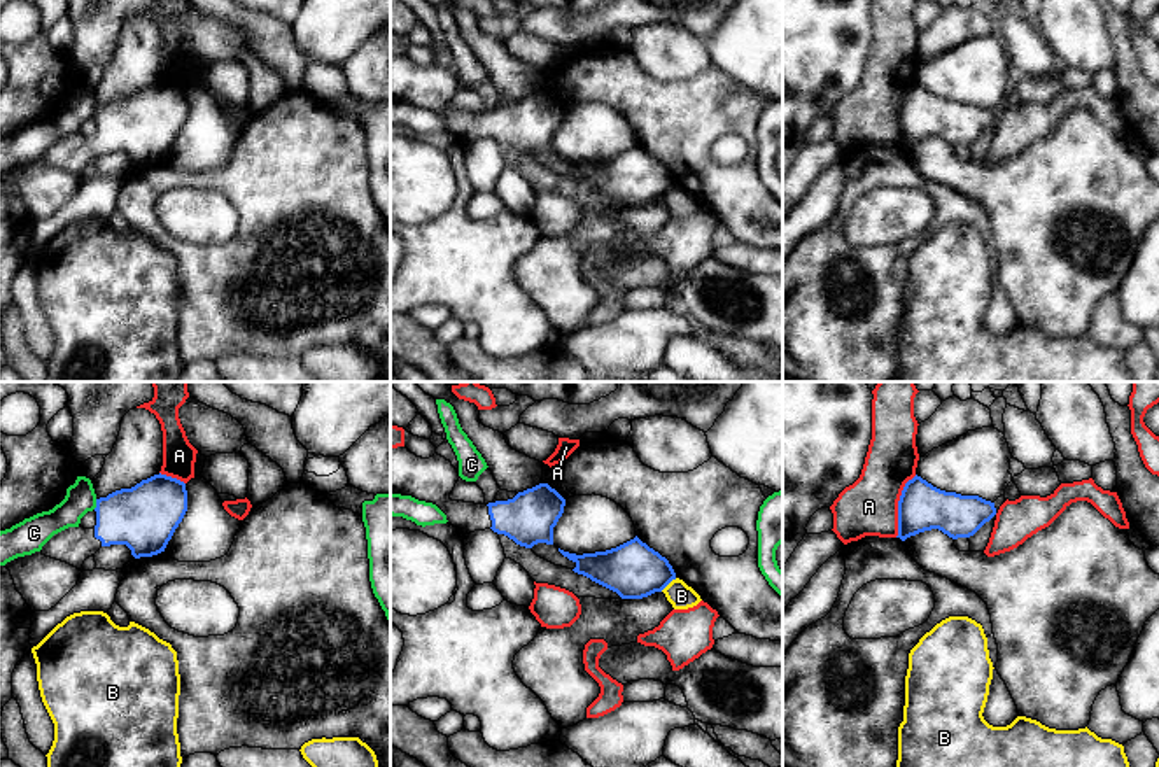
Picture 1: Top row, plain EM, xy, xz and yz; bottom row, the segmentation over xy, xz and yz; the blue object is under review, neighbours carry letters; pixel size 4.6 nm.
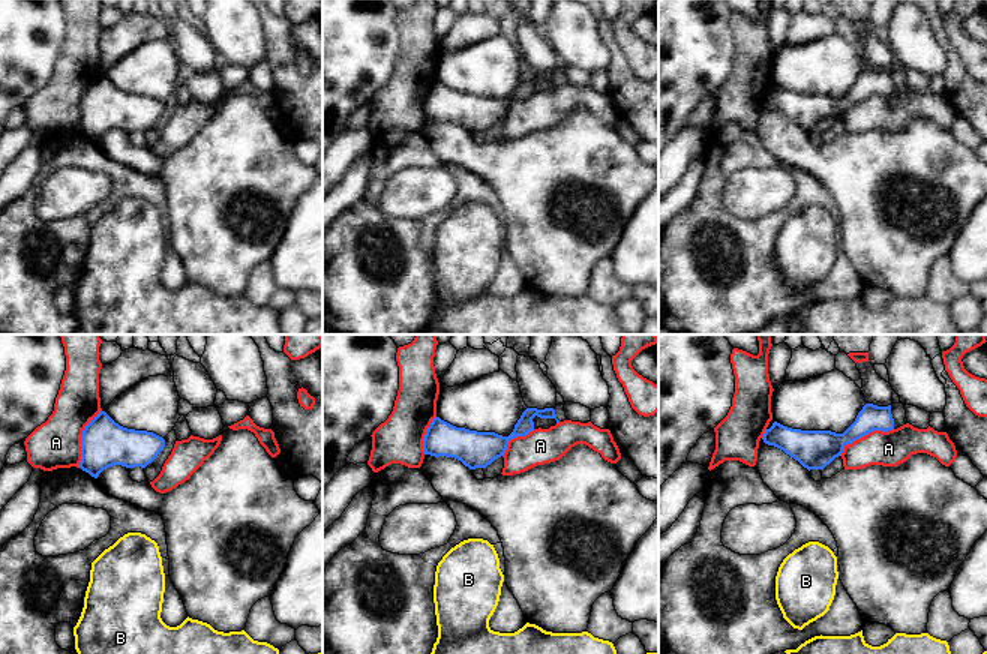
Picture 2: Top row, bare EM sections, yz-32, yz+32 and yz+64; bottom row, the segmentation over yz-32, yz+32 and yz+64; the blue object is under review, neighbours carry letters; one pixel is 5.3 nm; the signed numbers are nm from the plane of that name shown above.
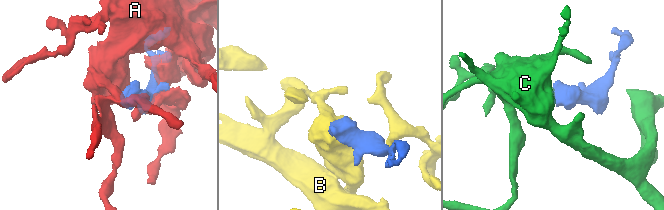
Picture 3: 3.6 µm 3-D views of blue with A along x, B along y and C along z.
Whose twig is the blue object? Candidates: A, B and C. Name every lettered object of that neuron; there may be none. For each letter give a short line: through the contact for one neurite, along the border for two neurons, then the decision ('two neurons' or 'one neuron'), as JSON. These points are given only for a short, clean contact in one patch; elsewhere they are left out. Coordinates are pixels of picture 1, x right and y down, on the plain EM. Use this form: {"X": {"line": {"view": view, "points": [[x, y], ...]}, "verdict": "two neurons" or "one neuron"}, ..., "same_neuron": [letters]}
{"A": {"verdict": "two neurons"}, "B": {"line": {"view": "xz", "points": [[676, 186], [660, 198]]}, "verdict": "two neurons"}, "C": {"line": {"view": "xy", "points": [[97, 107], [93, 116]]}, "verdict": "two neurons"}, "same_neuron": []}

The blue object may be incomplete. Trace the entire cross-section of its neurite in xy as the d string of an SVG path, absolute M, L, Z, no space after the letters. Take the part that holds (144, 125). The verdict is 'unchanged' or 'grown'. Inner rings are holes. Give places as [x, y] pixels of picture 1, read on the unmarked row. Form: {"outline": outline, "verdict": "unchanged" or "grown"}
{"outline": "M154 82L131 96L121 96L96 107L93 137L68 135L54 142L42 163L77 177L102 154L126 152L135 166L165 159L187 119L186 91Z", "verdict": "grown"}

